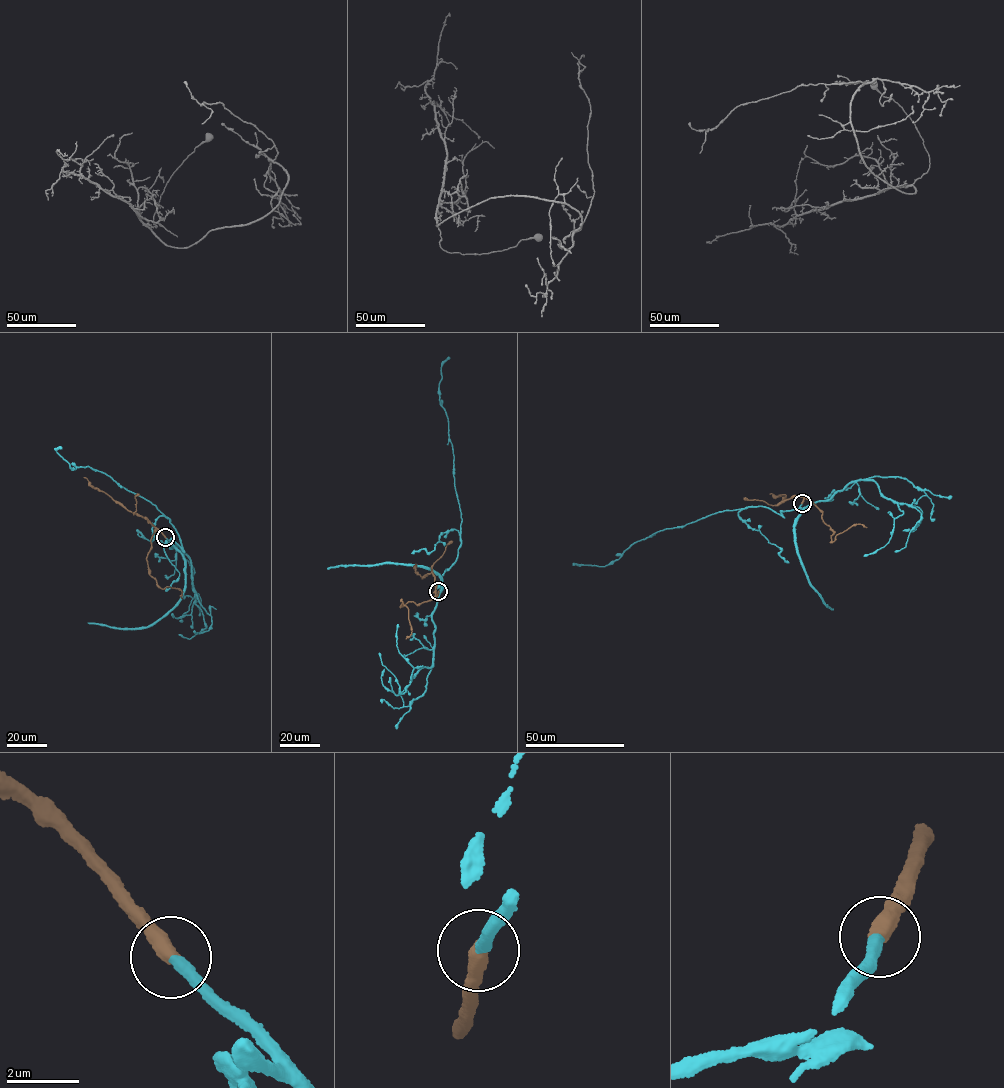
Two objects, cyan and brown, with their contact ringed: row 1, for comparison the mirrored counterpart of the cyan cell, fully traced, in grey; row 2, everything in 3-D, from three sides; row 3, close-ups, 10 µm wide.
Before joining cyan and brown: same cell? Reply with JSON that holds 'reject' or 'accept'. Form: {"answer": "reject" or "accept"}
{"answer": "accept"}

